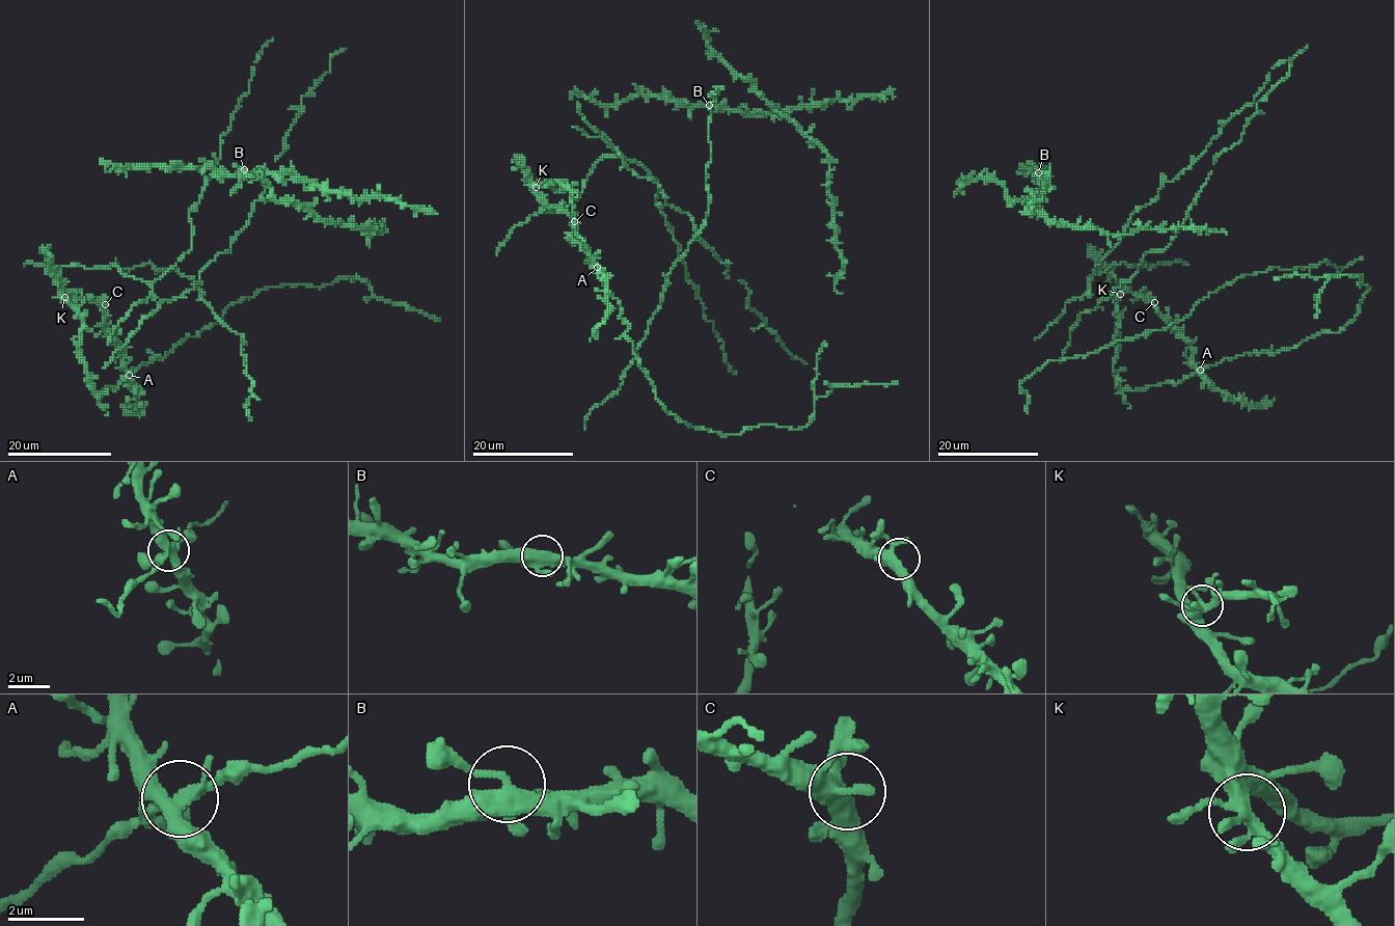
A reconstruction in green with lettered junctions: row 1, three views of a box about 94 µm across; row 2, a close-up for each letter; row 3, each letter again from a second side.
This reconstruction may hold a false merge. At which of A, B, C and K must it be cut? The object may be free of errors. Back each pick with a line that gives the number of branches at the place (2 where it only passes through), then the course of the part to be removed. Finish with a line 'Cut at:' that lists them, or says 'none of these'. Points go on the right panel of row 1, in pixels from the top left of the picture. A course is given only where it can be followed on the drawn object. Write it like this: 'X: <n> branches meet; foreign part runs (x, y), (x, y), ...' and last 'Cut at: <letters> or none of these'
Cut at: none of these

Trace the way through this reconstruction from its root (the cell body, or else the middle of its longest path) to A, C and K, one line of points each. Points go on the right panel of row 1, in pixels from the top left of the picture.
A: (1262, 352), (1238, 355), (1201, 370)
C: (1262, 352), (1238, 355), (1199, 369), (1192, 356), (1192, 344), (1154, 302)
K: (1262, 352), (1238, 355), (1199, 369), (1192, 356), (1192, 345), (1144, 297), (1128, 292), (1120, 294)

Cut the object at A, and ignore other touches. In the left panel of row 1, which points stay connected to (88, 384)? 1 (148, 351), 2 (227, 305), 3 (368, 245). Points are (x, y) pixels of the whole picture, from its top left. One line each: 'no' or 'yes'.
1: no
2: no
3: yes

